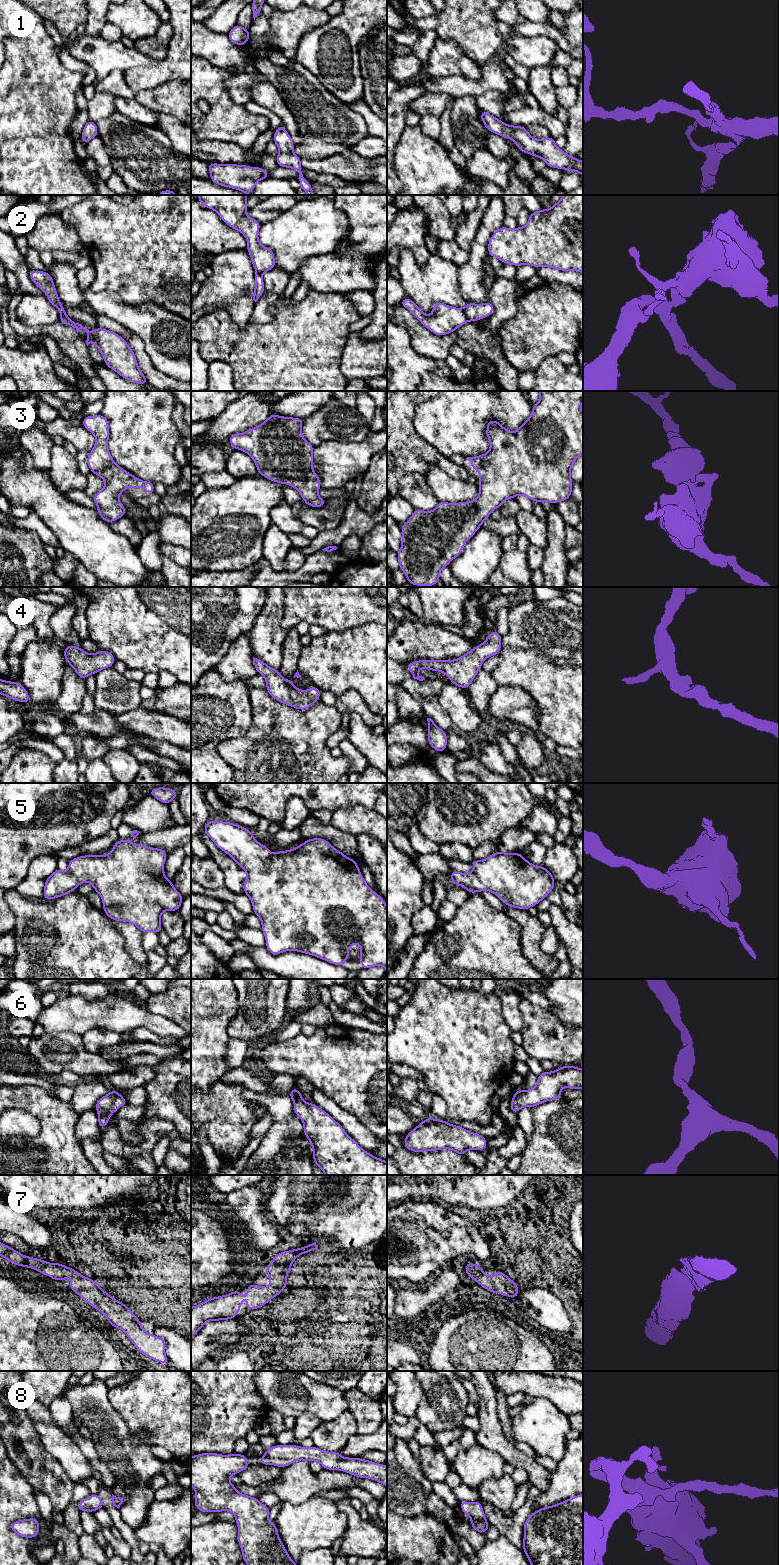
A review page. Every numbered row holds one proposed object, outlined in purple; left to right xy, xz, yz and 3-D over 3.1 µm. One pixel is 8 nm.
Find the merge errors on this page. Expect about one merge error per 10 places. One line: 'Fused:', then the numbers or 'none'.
Fused: 2

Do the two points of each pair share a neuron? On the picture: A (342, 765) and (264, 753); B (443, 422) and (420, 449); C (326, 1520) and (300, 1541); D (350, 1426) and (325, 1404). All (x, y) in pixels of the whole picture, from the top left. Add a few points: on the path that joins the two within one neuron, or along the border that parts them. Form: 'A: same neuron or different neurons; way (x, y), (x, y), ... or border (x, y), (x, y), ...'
A: same neuron; way (323, 765), (313, 765), (292, 749), (283, 749)
B: different neurons; border (413, 422), (413, 428), (416, 433), (445, 456)
C: same neuron; way (320, 1522), (306, 1535)
D: different neurons; border (348, 1409), (331, 1420), (322, 1421)

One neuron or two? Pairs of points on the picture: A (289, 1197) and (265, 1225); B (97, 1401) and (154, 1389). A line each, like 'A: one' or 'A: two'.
A: two
B: two

